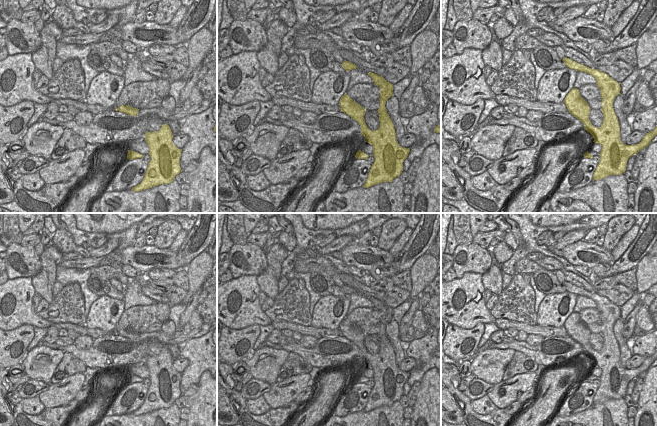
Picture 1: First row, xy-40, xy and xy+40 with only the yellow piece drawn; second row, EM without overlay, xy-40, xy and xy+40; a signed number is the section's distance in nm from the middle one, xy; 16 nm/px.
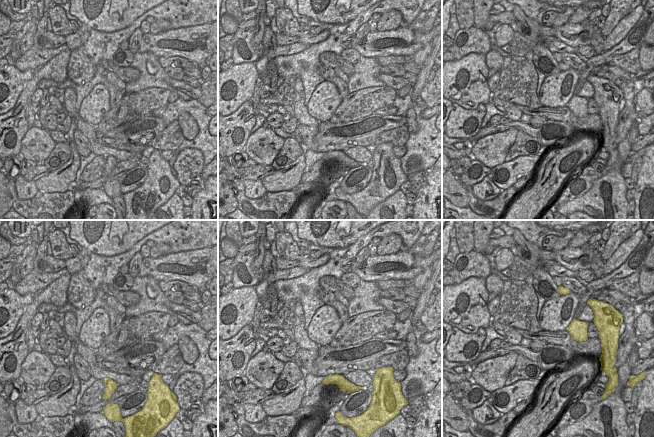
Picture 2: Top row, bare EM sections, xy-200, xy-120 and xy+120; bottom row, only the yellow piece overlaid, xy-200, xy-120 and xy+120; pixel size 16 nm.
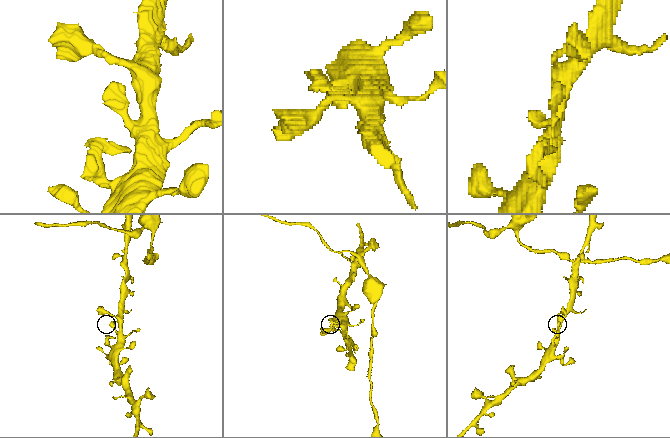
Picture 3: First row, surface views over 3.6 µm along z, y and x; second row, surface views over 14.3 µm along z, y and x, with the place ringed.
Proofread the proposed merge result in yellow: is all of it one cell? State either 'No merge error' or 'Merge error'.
No merge error

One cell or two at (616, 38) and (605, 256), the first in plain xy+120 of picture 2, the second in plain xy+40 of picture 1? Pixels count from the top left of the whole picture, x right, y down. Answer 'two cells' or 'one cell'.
two cells

